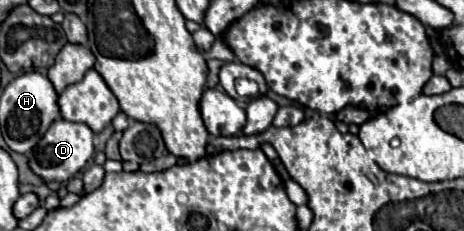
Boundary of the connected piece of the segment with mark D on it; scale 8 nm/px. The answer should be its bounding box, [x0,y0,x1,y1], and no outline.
[28,119,94,183]

